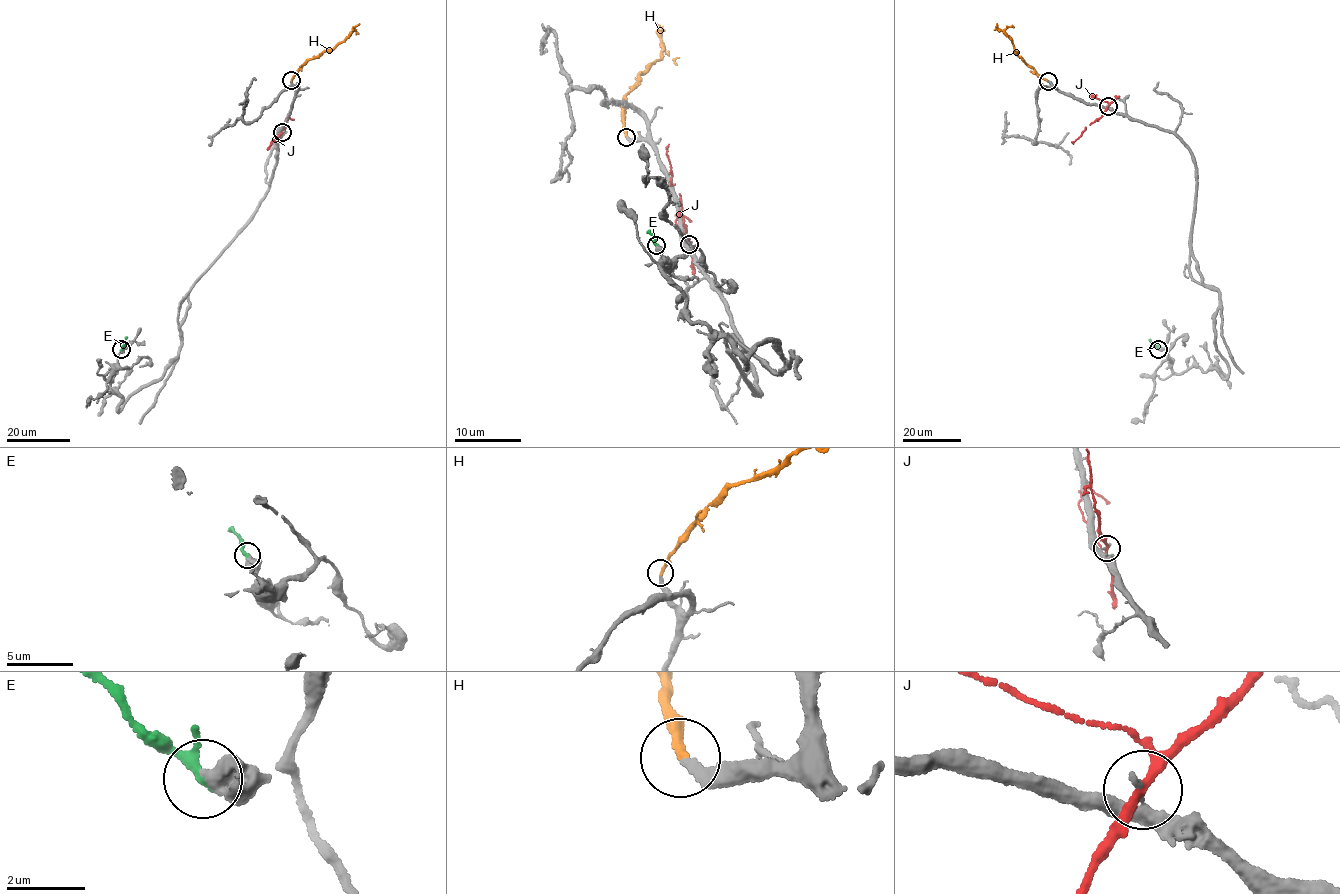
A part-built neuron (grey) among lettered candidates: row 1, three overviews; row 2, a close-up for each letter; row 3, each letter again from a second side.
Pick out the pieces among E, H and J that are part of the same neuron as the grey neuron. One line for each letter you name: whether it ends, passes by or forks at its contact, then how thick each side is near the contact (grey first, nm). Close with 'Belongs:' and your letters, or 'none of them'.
E: it passes by | 650/220 nm
H: it ends | 200/240 nm
Belongs: E, H

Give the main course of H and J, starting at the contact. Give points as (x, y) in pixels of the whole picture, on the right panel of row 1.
H: (1048, 81), (1026, 65), (1014, 50), (1011, 40), (998, 28), (997, 23)
J: (1108, 106), (1103, 115), (1071, 142)

